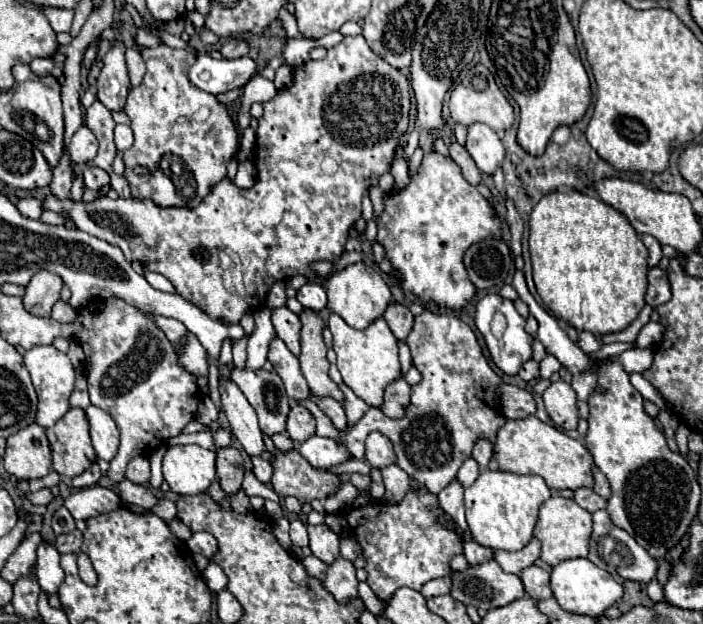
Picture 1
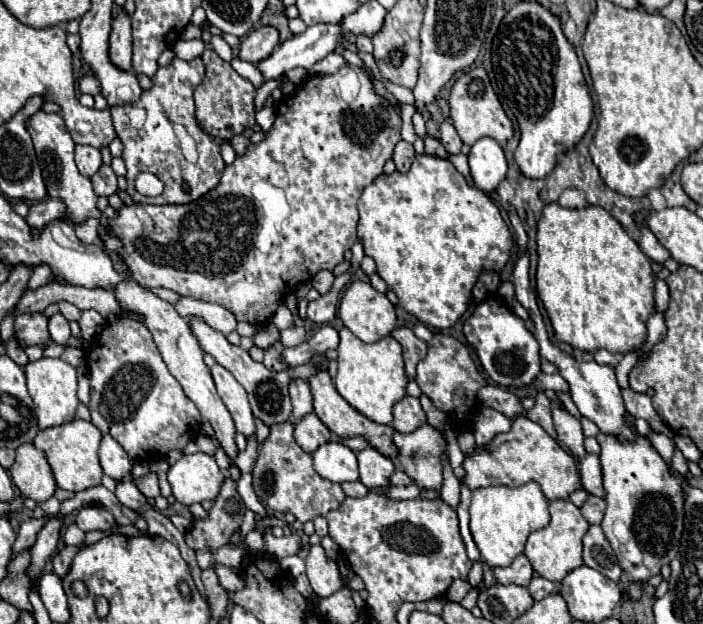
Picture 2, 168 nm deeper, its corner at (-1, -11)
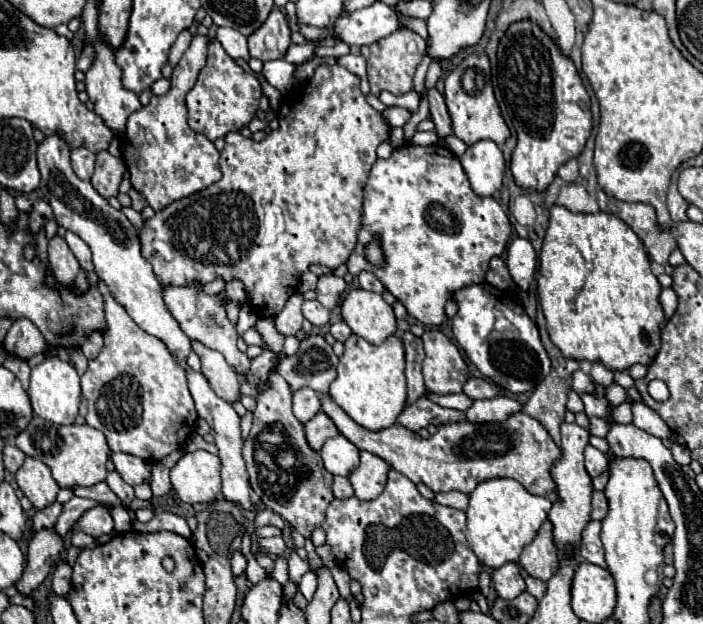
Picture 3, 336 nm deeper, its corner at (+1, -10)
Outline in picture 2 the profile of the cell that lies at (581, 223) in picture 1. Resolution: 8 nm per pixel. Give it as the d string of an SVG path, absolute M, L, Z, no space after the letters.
M548 203L538 221L536 243L536 291L544 303L558 341L590 353L596 349L628 353L646 341L646 319L654 313L654 275L650 259L608 211L602 207L568 209L558 203Z

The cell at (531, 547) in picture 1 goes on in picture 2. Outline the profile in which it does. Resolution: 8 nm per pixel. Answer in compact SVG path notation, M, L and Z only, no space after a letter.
M518 555L512 565L496 567L494 575L496 575L498 583L502 583L502 585L516 583L516 585L524 585L526 587L530 583L532 575L534 575L534 569L532 569L532 563L528 561L526 555Z

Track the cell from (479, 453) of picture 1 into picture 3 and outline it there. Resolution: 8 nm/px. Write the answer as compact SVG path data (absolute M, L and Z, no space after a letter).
M506 396L490 398L490 400L474 400L474 404L466 410L466 418L470 422L502 422L510 414L520 412L522 406Z

